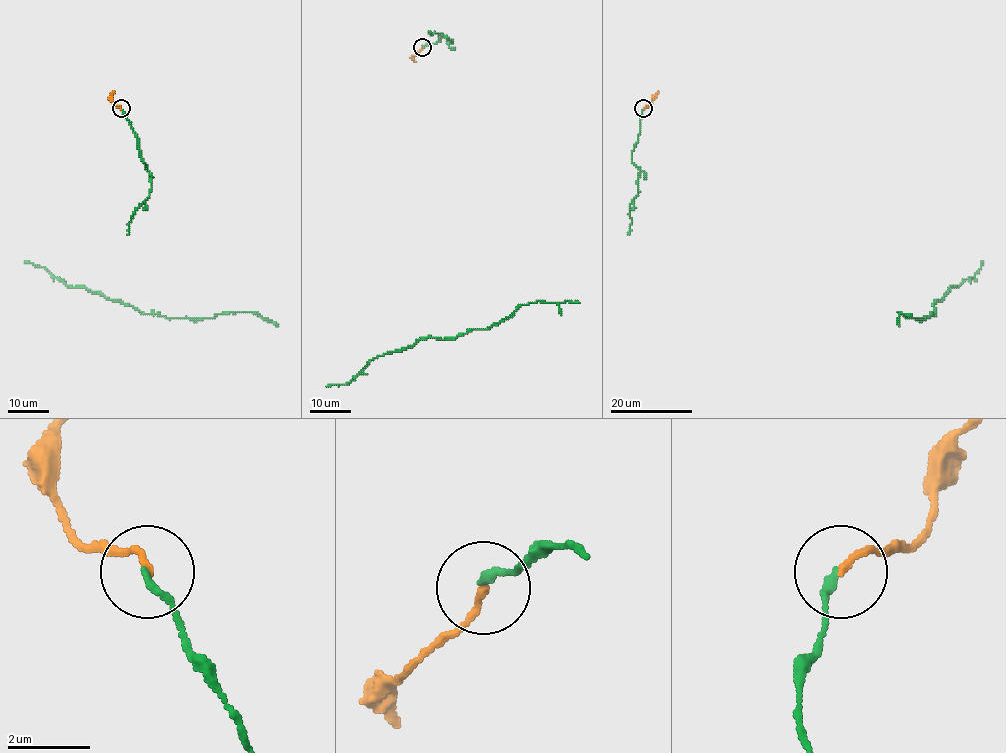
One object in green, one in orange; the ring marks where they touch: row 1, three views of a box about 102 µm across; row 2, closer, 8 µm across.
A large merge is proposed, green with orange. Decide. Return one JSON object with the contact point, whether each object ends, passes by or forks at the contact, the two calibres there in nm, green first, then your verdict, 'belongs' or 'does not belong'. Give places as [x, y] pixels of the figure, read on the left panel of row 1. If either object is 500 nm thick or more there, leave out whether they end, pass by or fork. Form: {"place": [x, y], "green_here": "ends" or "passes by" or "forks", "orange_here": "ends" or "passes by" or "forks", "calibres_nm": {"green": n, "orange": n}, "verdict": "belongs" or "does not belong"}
{"place": [121, 108], "green_here": "ends", "orange_here": "ends", "calibres_nm": {"green": 180, "orange": 160}, "verdict": "belongs"}

